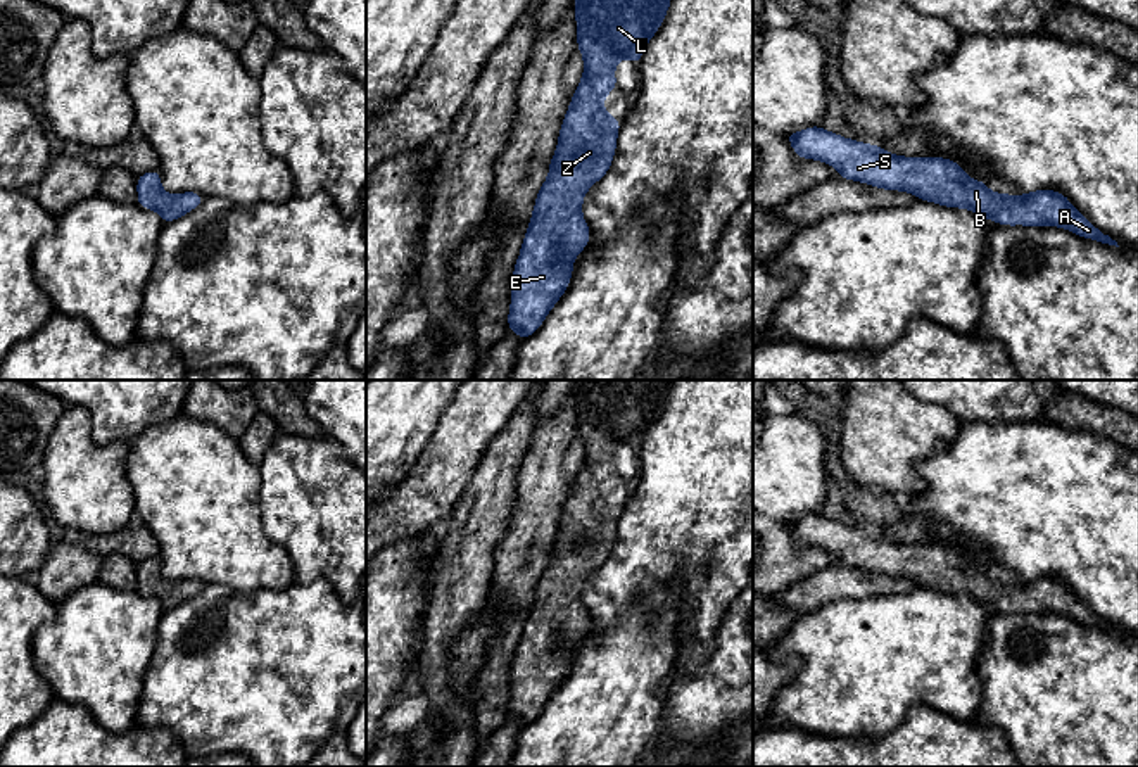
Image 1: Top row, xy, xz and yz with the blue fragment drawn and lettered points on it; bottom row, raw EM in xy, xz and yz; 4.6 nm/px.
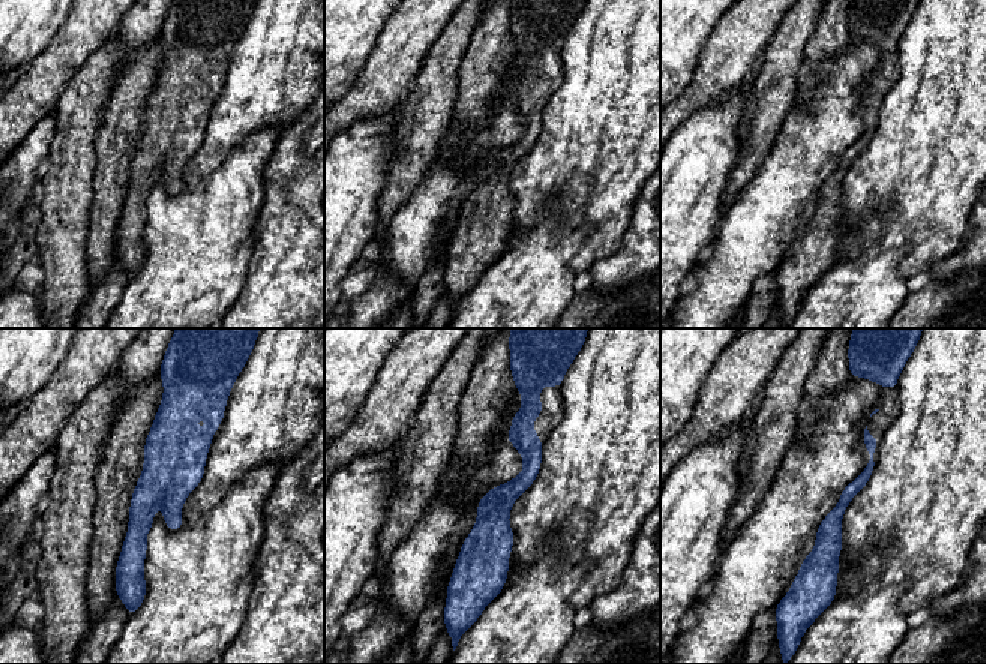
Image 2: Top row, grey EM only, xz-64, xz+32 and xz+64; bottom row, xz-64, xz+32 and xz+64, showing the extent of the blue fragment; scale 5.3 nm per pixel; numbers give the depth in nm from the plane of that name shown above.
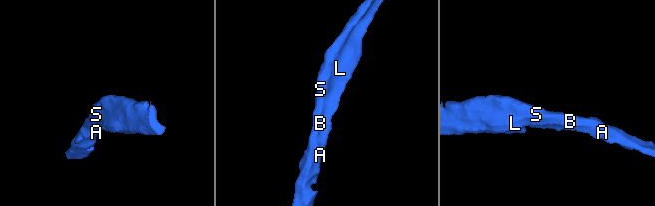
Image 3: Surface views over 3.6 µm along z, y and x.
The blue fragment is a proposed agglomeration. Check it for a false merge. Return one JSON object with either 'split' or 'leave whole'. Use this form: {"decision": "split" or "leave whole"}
{"decision": "leave whole"}

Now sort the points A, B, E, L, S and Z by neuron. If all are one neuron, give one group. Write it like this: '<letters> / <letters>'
A B E L S Z

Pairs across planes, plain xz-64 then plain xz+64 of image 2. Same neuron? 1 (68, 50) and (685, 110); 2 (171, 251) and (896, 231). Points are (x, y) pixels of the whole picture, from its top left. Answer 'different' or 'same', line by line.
1: same
2: different

